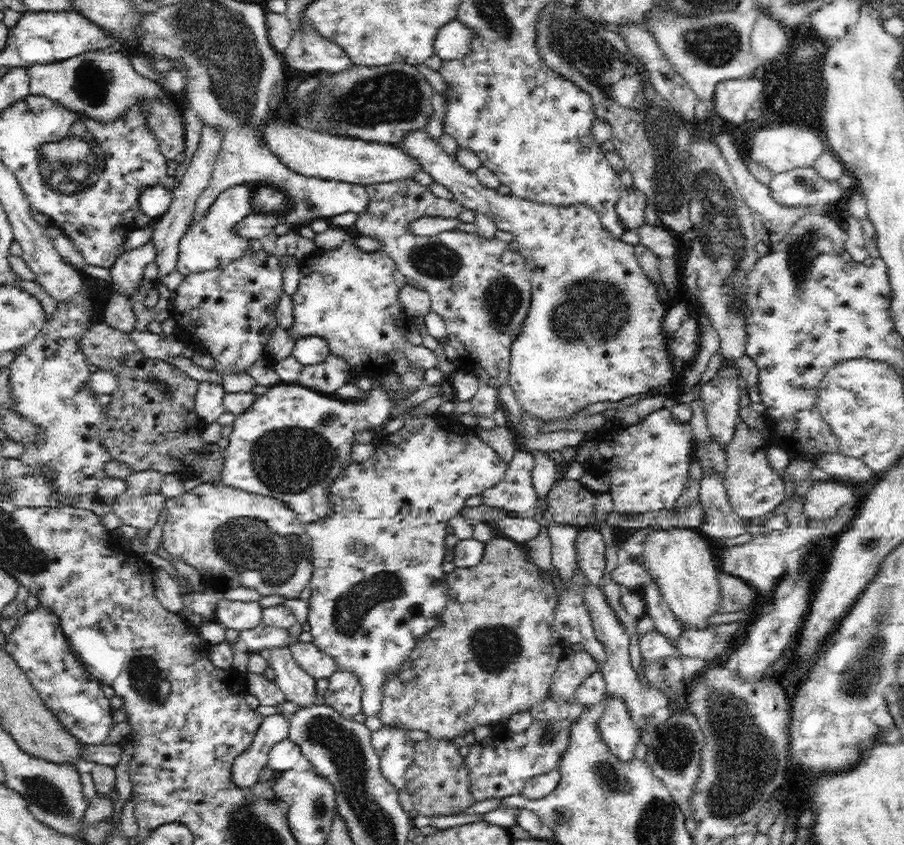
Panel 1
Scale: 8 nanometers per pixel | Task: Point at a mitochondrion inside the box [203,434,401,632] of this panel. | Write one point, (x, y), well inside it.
(277, 563)

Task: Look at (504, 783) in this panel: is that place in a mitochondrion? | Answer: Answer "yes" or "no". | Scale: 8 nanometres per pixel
no

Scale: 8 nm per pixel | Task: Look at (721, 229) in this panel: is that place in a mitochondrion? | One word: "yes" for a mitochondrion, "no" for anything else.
yes

